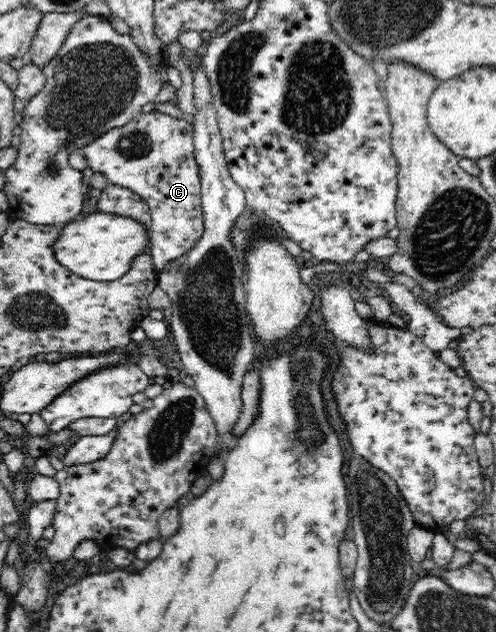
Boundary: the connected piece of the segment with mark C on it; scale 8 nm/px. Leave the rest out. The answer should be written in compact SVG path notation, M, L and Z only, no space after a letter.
M158 110L137 113L125 126L112 128L95 142L83 148L89 168L101 172L111 184L123 186L137 193L149 205L151 224L148 228L147 251L153 259L153 271L161 272L173 259L185 254L201 238L204 230L201 210L201 177L193 145L193 125L183 119Z

